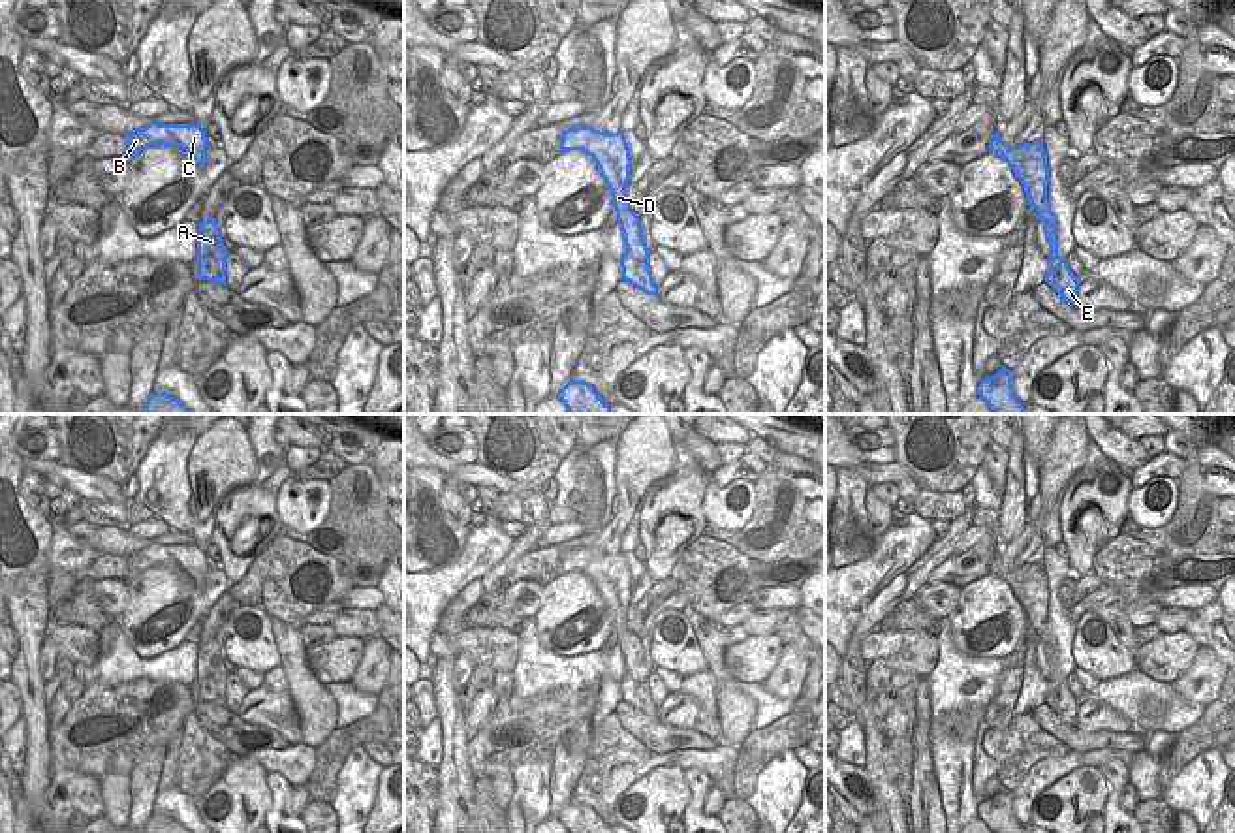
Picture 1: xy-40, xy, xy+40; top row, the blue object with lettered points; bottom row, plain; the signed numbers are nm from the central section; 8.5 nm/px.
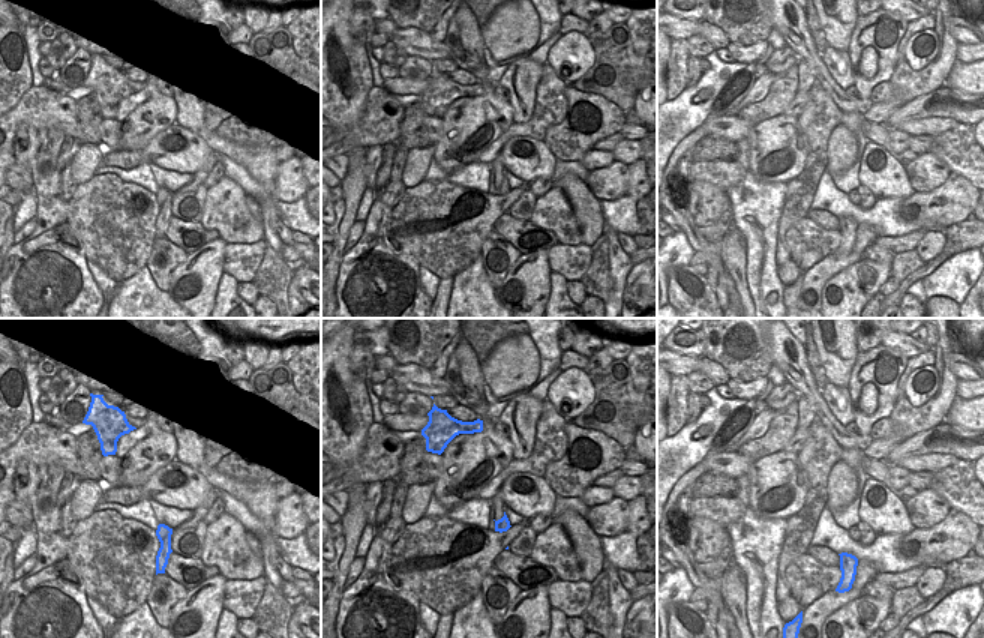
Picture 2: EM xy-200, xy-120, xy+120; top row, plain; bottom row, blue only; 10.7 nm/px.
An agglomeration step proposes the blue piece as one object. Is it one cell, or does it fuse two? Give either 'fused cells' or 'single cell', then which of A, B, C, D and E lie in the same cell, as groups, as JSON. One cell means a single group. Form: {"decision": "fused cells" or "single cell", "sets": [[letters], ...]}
{"decision": "fused cells", "sets": [["A", "E"], ["B", "C", "D"]]}

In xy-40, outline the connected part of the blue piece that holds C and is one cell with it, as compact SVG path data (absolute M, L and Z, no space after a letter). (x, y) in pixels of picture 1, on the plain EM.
M150 543L145 549L126 555L124 579L130 583L150 566L180 568L190 575L195 587L205 585L207 560L199 545L158 545Z

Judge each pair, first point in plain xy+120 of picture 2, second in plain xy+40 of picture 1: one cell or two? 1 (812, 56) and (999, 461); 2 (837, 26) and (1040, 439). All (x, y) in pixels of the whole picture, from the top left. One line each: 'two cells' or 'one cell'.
1: one cell
2: one cell

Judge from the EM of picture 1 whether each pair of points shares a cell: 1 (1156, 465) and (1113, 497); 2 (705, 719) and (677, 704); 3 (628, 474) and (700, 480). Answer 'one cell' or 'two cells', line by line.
1: two cells
2: one cell
3: two cells

